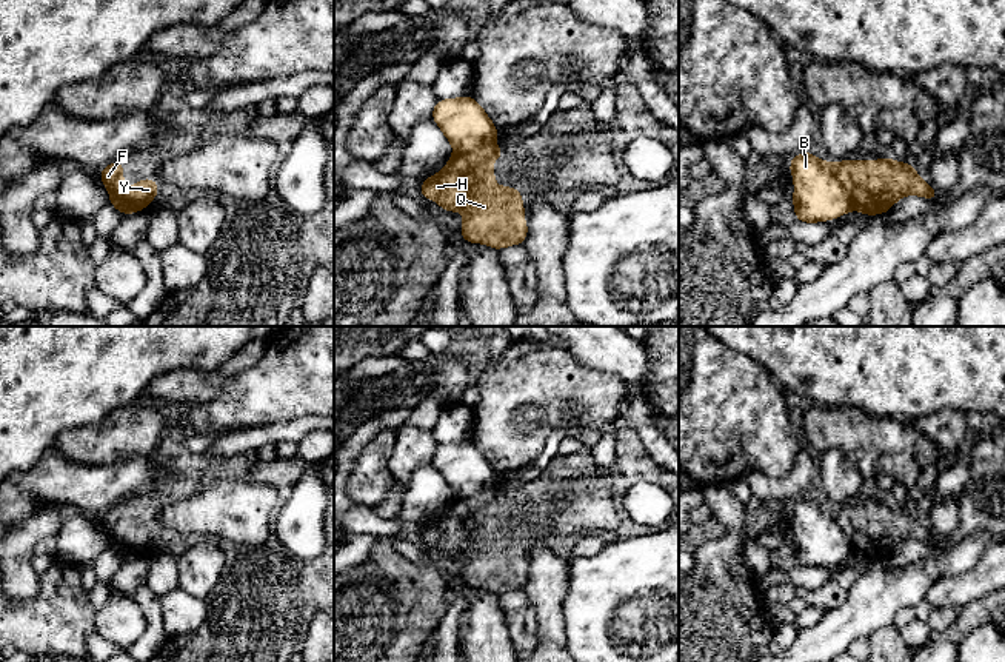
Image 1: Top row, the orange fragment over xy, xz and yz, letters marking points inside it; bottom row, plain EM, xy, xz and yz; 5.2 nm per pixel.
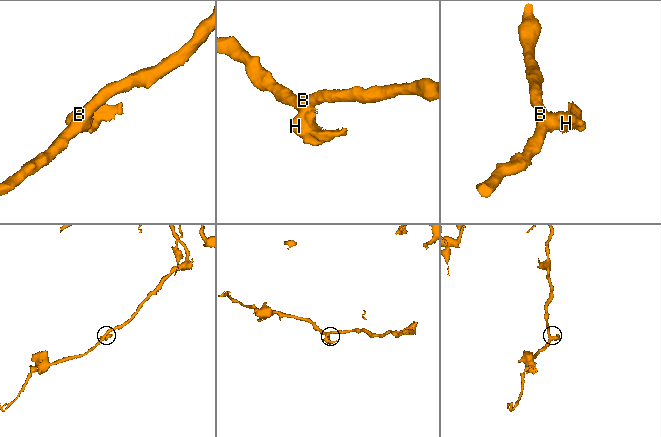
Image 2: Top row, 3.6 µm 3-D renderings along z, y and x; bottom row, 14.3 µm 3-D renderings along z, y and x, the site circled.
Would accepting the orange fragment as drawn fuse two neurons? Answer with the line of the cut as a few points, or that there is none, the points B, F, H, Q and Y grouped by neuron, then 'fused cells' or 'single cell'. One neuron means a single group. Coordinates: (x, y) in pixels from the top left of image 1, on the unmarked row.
cut yz (833, 508), (834, 519), (853, 551); groups B / F H Q Y; fused cells

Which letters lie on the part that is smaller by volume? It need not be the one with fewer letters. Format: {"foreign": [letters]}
{"foreign": ["F", "H", "Q", "Y"]}

